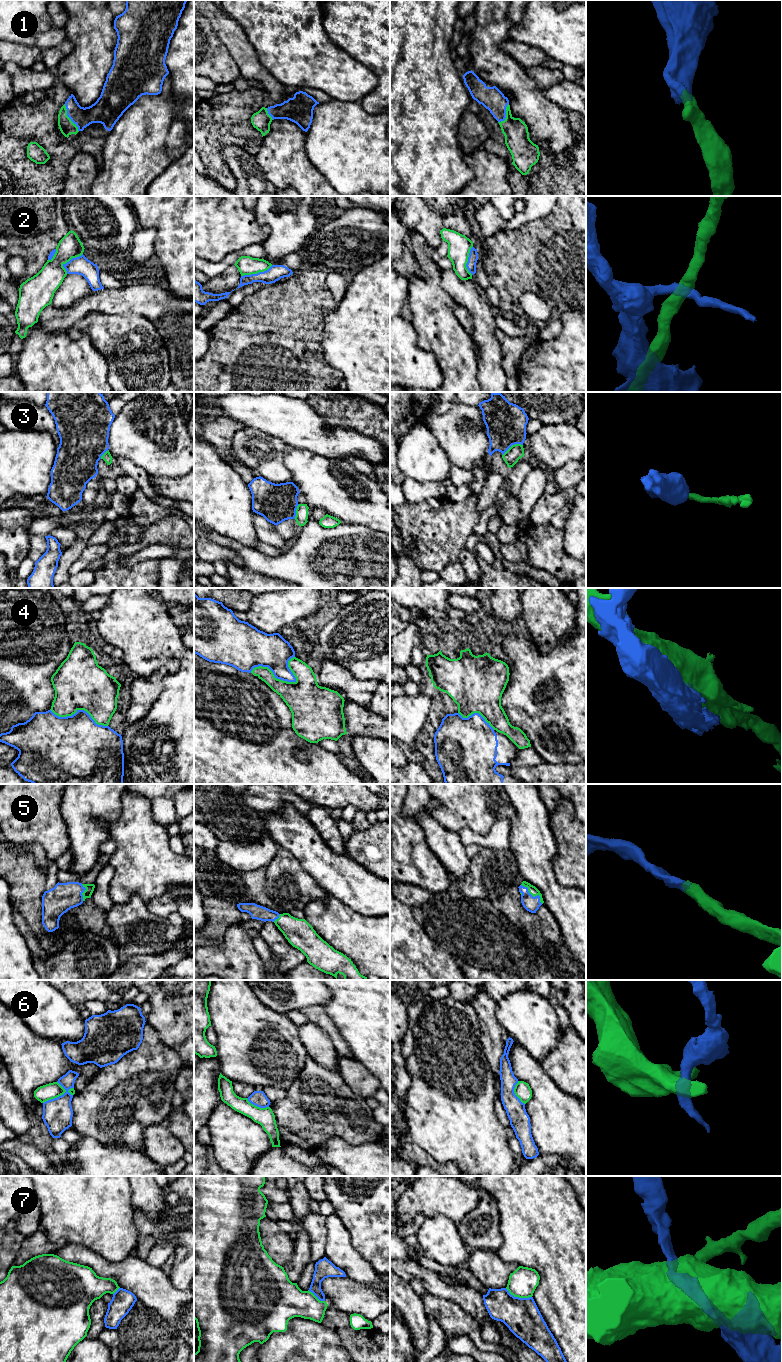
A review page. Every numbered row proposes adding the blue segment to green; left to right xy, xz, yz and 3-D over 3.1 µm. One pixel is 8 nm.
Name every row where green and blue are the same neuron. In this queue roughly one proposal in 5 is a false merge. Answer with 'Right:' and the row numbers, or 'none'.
Right: 1, 5

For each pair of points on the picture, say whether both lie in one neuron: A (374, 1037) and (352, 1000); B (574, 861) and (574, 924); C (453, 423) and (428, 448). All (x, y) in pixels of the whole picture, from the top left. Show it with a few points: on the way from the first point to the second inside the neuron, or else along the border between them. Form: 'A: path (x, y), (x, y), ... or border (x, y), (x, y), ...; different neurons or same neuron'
A: path (374, 1028), (374, 1022), (361, 1009); same neuron
B: border (554, 873), (560, 884), (575, 887); different neurons
C: border (428, 429), (449, 460); different neurons

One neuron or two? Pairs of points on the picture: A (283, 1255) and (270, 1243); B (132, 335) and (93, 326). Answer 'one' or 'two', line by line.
A: one
B: one

